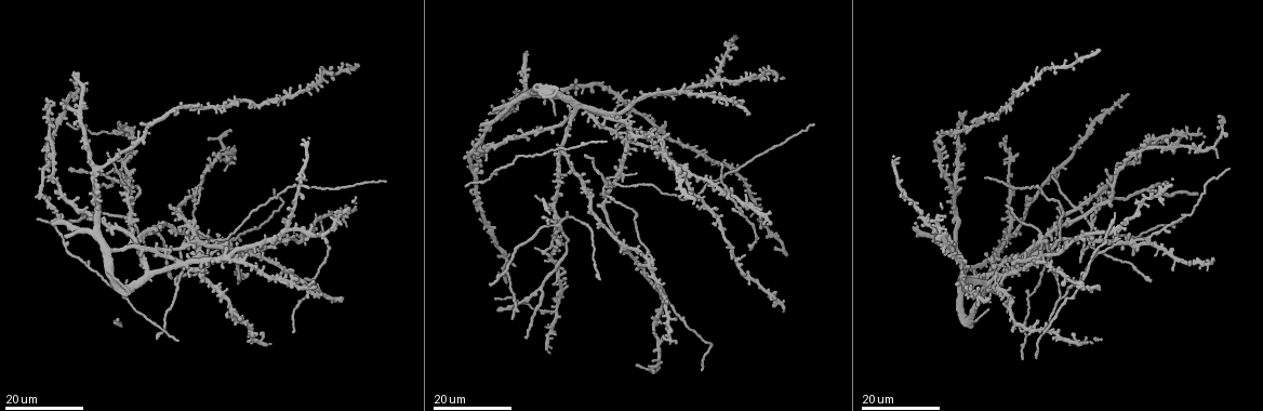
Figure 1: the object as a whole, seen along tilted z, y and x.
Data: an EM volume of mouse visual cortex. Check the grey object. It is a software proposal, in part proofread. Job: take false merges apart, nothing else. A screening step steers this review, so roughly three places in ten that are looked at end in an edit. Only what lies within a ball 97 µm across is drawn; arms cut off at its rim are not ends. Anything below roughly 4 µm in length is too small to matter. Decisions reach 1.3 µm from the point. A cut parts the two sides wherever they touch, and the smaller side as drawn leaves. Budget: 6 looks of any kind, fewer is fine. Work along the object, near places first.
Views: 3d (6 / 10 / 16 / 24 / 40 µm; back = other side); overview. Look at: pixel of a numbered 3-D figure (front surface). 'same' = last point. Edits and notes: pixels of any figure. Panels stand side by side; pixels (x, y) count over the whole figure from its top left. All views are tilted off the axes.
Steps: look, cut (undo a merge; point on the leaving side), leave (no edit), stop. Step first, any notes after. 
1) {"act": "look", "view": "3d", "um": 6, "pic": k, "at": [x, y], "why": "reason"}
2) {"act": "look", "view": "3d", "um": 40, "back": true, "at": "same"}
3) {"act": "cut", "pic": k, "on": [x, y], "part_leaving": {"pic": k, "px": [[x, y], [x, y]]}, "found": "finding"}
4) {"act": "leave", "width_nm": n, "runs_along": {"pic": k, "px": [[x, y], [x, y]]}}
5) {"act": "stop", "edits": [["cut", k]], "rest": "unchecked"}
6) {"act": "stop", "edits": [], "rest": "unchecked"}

{"act": "look", "view": "3d", "um": 16, "pic": 1, "at": [614, 177], "why": "four or more arms meet"}

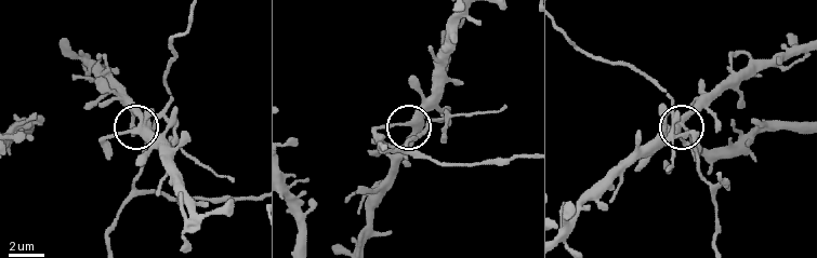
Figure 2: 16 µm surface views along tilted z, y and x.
{"act": "look", "view": "3d", "um": 10, "pic": 2, "at": [419, 128]}

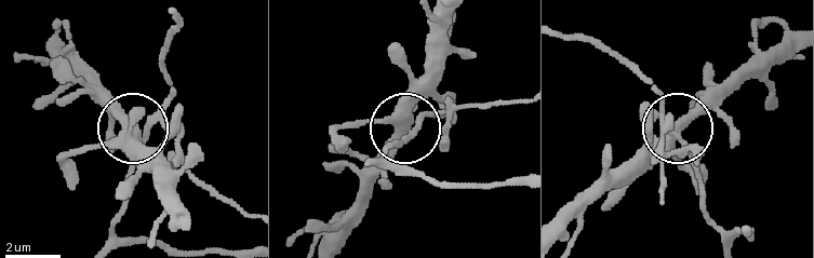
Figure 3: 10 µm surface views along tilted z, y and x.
{"act": "look", "view": "3d", "um": 6, "pic": 3, "at": [406, 128]}

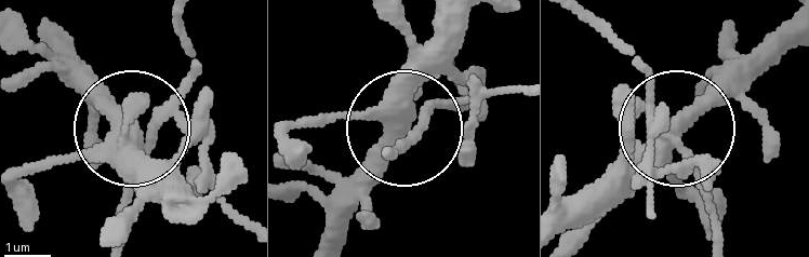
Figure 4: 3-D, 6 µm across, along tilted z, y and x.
{"act": "cut", "pic": 4, "on": [194, 166], "width_nm": 380, "part_leaving": {"pic": 4, "px": [[180, 113], [207, 179], [249, 217]]}, "found": "a second cell is stuck on"}

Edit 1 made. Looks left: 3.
{"act": "look", "view": "3d", "um": 24, "pic": 1, "at": [1076, 207], "why": "branch point"}

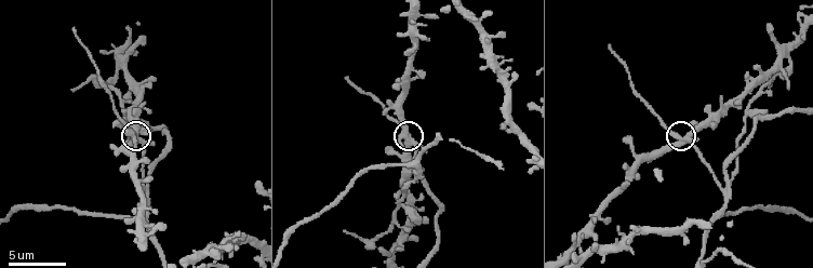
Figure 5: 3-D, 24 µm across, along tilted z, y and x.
{"act": "look", "view": "3d", "um": 6, "pic": 5, "at": [677, 137], "why": "zoom in"}

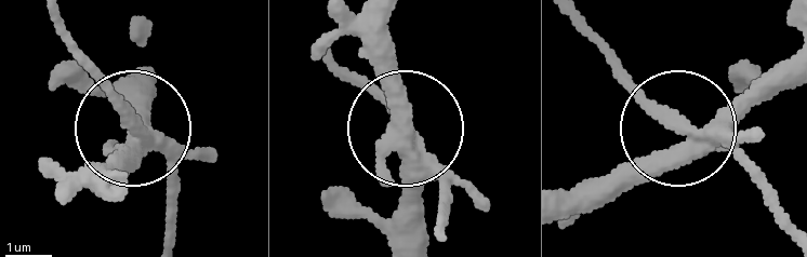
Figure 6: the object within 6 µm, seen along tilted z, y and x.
{"act": "cut", "pic": 6, "on": [115, 108], "part_leaving": {"pic": 6, "px": [[159, 145], [170, 241]]}, "found": "a second cell is stuck on"}

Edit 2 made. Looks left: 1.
{"act": "stop", "edits": [["cut", 4], ["cut", 6]], "rest": "unchecked"}

